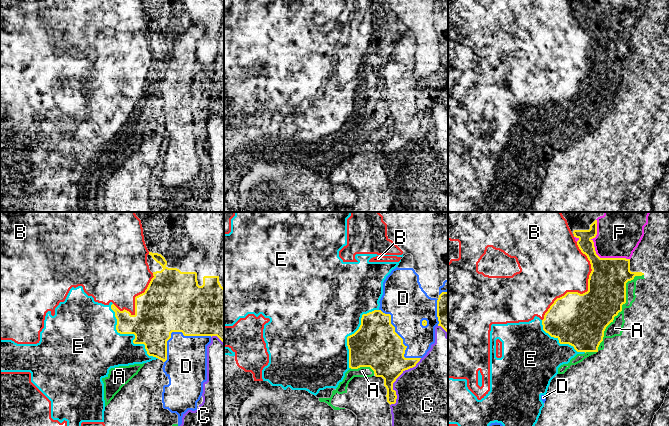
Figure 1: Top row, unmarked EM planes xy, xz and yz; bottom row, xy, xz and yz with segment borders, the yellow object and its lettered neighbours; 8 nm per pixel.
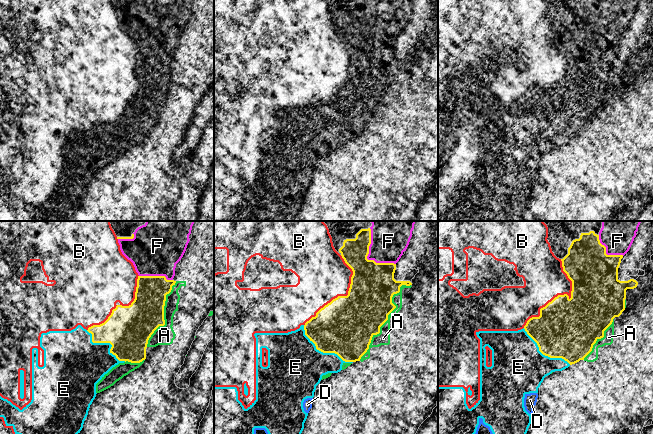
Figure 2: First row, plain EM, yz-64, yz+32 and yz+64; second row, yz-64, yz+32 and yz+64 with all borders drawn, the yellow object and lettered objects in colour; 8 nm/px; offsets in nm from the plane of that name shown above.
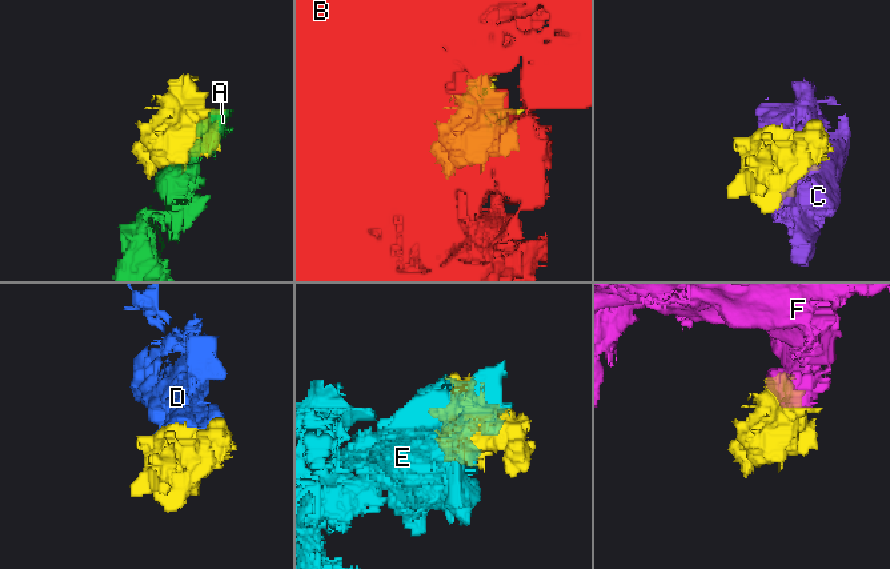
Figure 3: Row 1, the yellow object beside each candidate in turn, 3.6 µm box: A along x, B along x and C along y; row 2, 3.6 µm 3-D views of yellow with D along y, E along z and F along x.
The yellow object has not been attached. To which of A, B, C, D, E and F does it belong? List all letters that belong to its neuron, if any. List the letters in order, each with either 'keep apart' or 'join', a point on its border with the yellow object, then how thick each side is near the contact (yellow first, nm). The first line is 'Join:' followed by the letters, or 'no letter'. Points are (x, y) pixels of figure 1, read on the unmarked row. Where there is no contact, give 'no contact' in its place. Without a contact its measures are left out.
Join: D
A: keep apart | yz (617, 90) | 360/120 nm
B: keep apart | yz (585, 68) | 420/380 nm
C: keep apart | xz (395, 156) | 320/440 nm
D: join | xz (401, 114) | 380/300 nm
E: keep apart | xy (130, 109) | 360/340 nm
F: keep apart | yz (597, 31) | 300/280 nm

